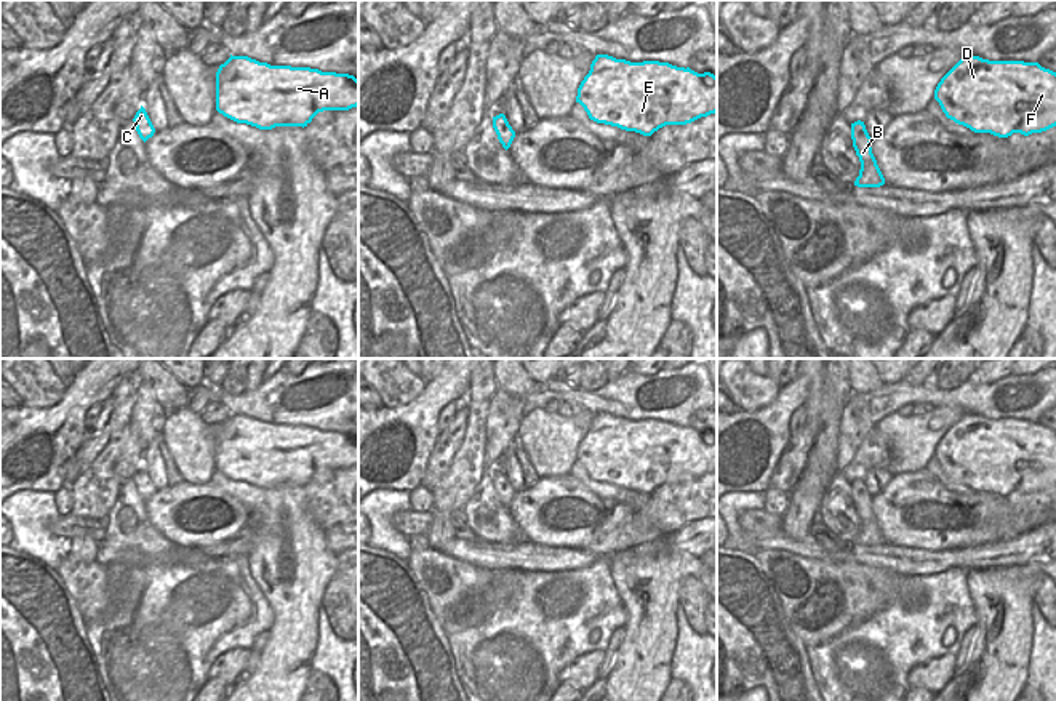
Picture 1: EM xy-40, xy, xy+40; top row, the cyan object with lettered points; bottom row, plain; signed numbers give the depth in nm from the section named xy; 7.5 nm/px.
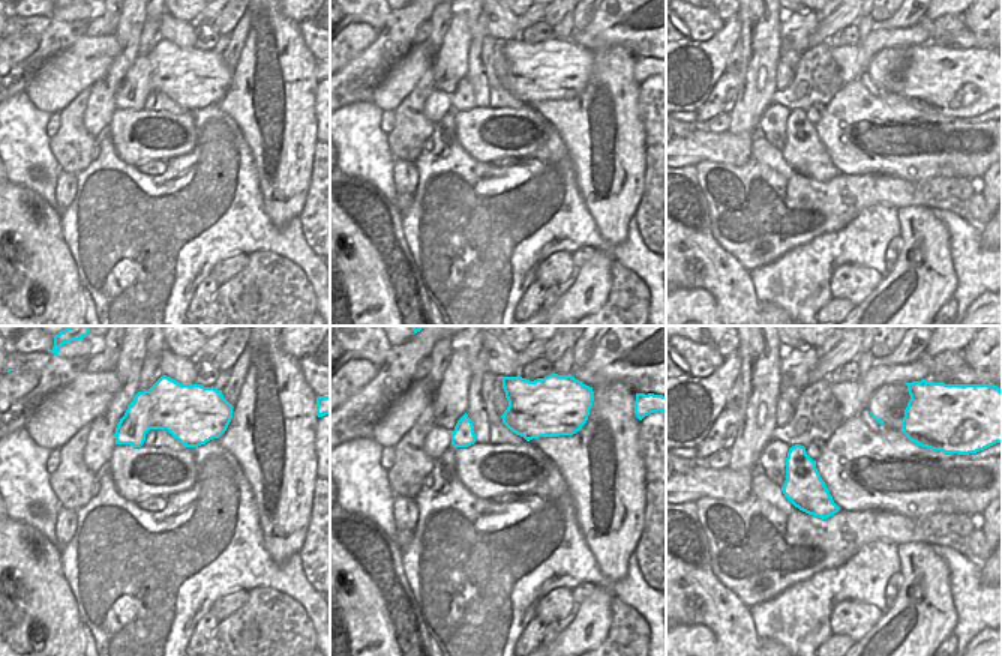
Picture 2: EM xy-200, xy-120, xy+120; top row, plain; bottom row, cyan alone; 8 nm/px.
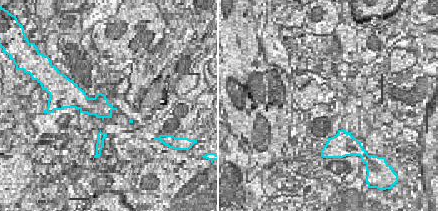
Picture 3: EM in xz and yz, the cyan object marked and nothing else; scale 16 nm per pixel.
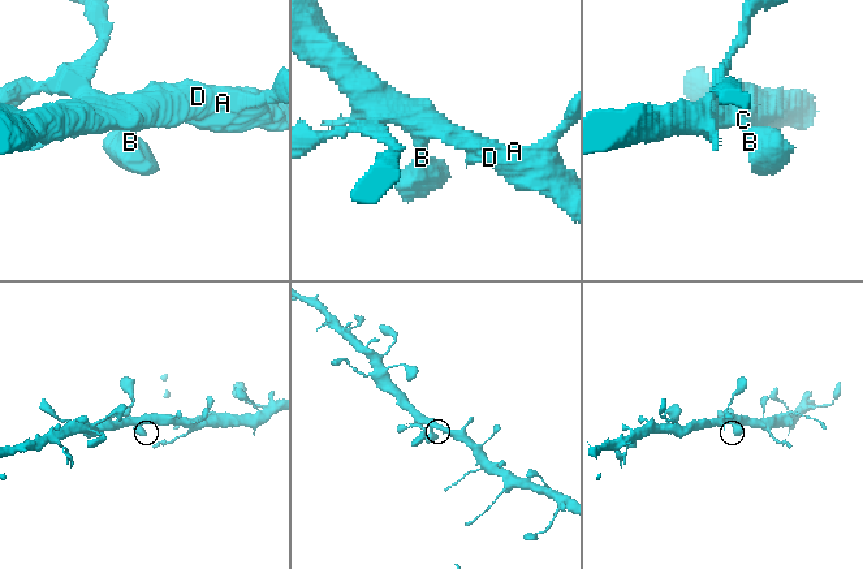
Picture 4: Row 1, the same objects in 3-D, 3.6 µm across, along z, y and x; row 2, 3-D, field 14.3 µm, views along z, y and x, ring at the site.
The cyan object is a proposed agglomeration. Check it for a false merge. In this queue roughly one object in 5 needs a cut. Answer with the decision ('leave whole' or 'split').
leave whole

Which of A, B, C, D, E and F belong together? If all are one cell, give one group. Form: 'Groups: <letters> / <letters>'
Groups: A B C D E F

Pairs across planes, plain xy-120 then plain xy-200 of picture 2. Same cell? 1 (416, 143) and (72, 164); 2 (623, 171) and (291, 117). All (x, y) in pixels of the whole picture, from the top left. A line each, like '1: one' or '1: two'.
1: one
2: one

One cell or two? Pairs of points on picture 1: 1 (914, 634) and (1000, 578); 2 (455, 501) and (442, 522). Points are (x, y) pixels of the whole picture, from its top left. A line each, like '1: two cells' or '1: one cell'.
1: two cells
2: two cells

